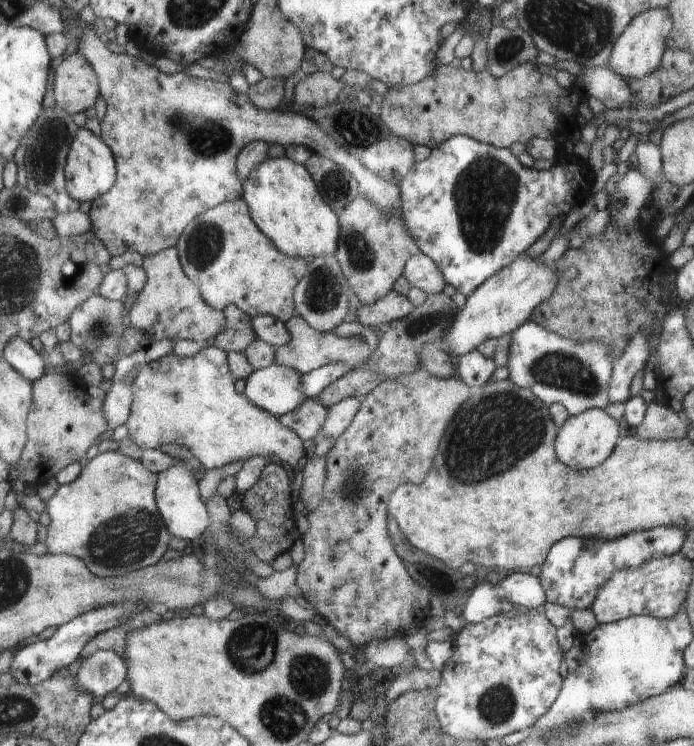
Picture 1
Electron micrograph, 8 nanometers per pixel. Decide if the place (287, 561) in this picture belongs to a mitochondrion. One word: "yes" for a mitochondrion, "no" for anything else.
no

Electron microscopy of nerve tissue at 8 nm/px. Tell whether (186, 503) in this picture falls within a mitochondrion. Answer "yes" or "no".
no

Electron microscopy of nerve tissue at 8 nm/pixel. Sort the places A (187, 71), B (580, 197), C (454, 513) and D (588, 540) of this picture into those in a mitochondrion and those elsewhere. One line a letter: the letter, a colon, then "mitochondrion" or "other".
A: other
B: other
C: other
D: other

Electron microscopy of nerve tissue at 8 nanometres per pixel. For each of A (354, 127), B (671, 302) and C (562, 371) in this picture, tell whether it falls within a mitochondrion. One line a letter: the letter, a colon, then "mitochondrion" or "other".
A: mitochondrion
B: other
C: mitochondrion

